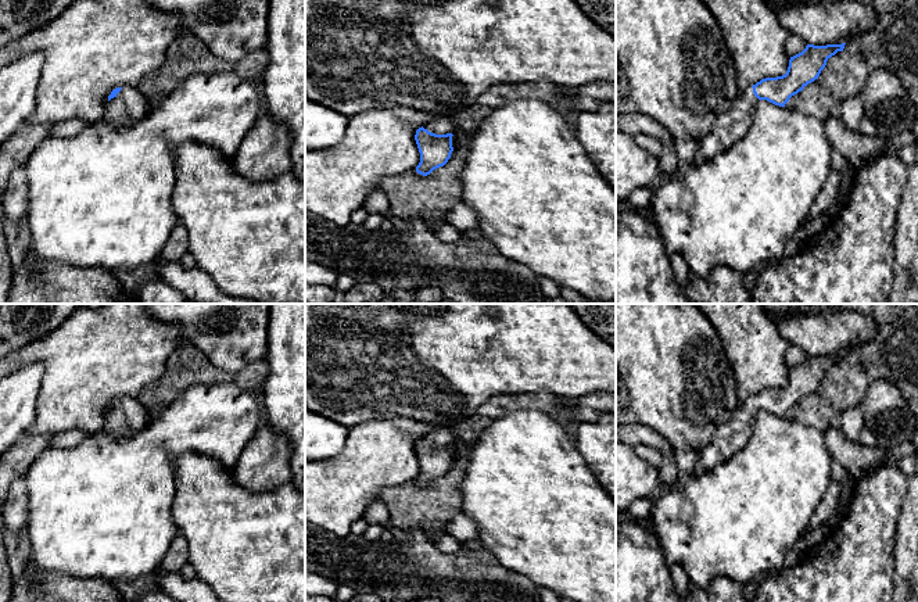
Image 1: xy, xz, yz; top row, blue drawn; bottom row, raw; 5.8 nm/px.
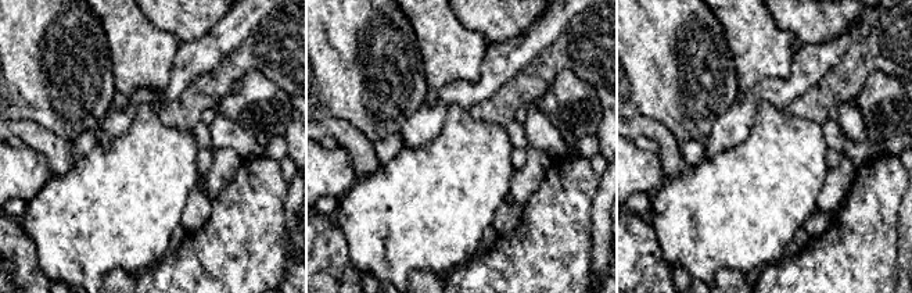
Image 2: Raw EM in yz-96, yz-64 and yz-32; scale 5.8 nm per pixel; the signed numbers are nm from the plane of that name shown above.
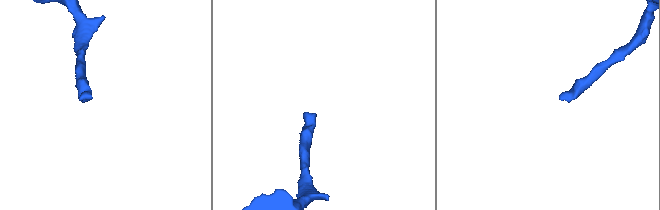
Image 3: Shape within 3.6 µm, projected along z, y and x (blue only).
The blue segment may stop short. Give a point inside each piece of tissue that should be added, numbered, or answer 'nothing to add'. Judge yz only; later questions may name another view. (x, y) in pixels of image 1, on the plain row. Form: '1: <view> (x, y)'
1: yz (730, 437)

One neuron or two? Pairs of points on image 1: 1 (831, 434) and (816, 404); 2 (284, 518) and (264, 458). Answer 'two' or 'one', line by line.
1: two
2: two

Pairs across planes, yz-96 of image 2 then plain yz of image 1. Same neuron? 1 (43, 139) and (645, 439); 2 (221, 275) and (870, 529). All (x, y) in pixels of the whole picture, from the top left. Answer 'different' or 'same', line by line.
1: same
2: same

